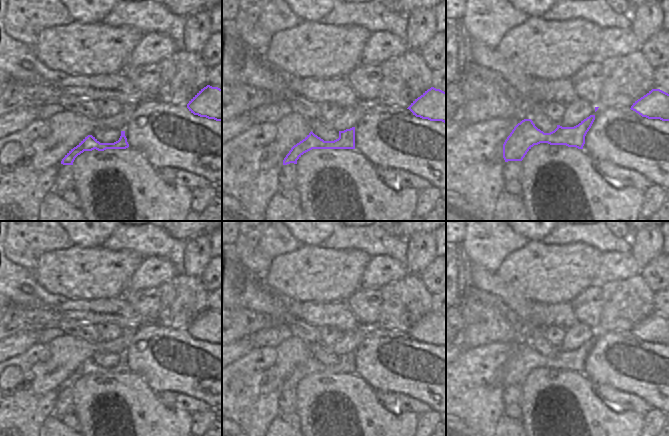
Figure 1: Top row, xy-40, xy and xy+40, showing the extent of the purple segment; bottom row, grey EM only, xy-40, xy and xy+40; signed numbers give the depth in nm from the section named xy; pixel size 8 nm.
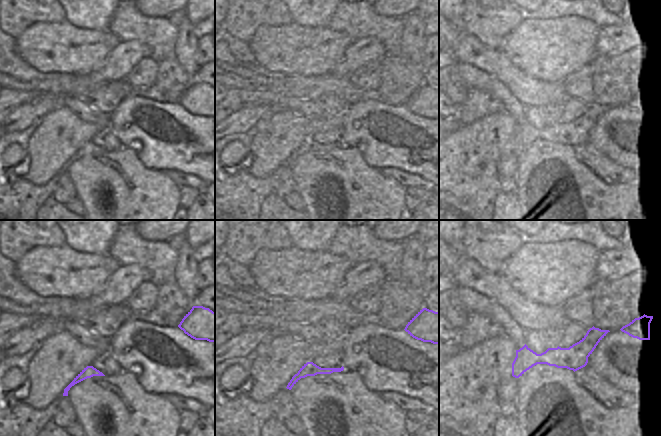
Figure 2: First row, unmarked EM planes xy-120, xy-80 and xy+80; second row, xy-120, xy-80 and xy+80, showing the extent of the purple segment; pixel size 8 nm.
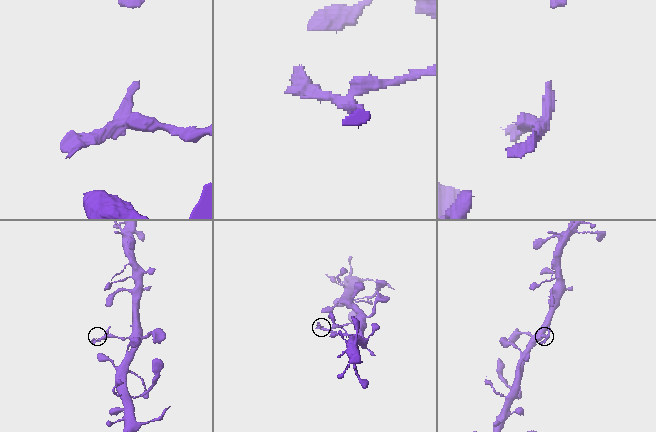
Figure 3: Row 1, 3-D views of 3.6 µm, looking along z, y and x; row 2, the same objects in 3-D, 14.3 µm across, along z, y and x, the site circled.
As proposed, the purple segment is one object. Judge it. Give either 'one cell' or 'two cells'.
two cells

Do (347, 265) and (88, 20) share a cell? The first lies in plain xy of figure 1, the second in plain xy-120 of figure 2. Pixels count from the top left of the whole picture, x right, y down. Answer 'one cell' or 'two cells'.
two cells

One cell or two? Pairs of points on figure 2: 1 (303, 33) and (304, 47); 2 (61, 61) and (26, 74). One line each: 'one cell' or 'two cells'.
1: one cell
2: two cells

